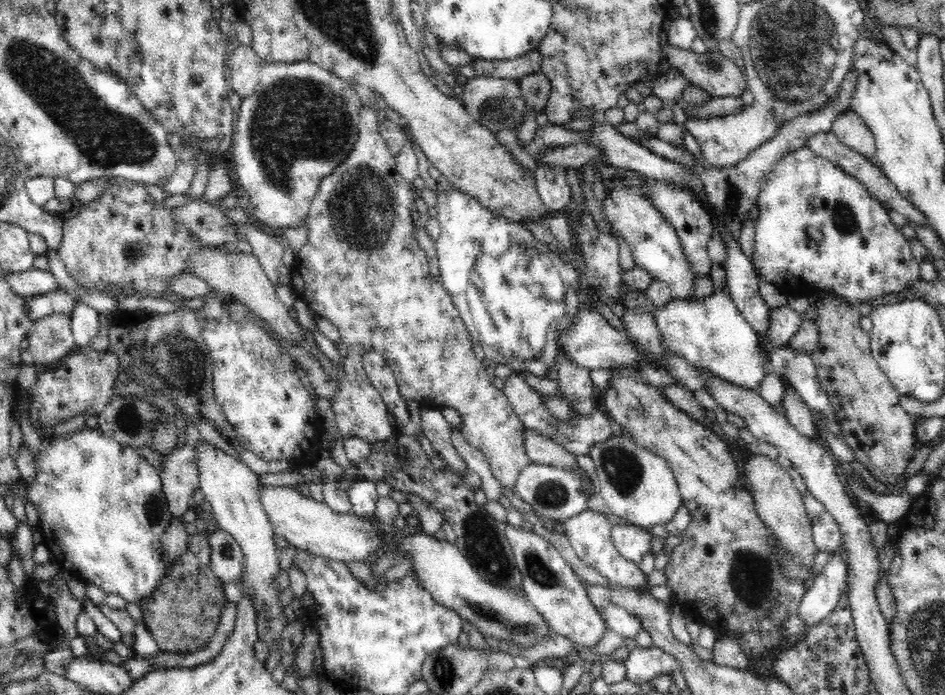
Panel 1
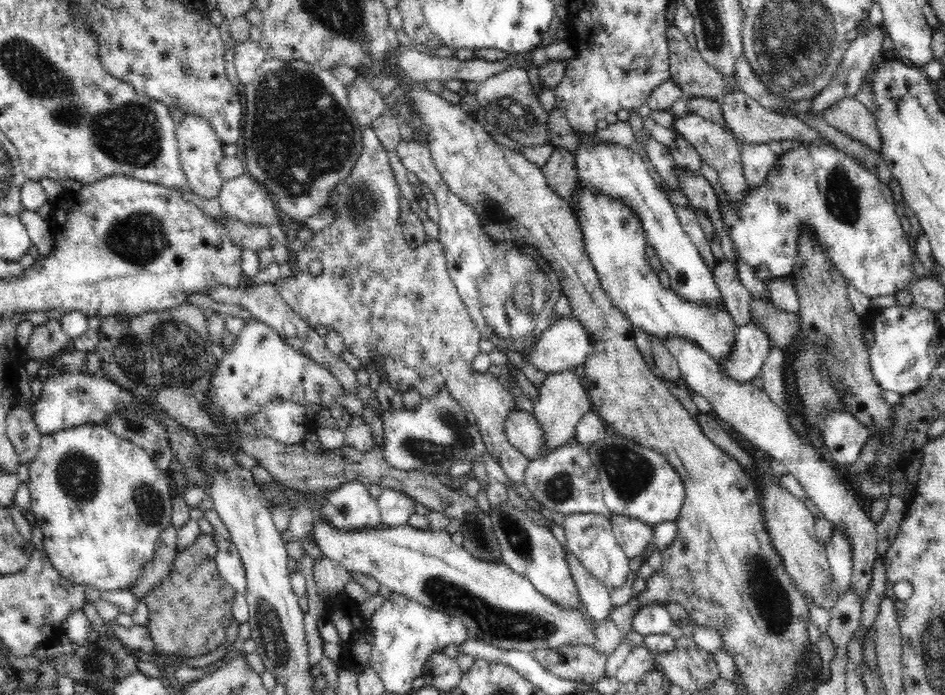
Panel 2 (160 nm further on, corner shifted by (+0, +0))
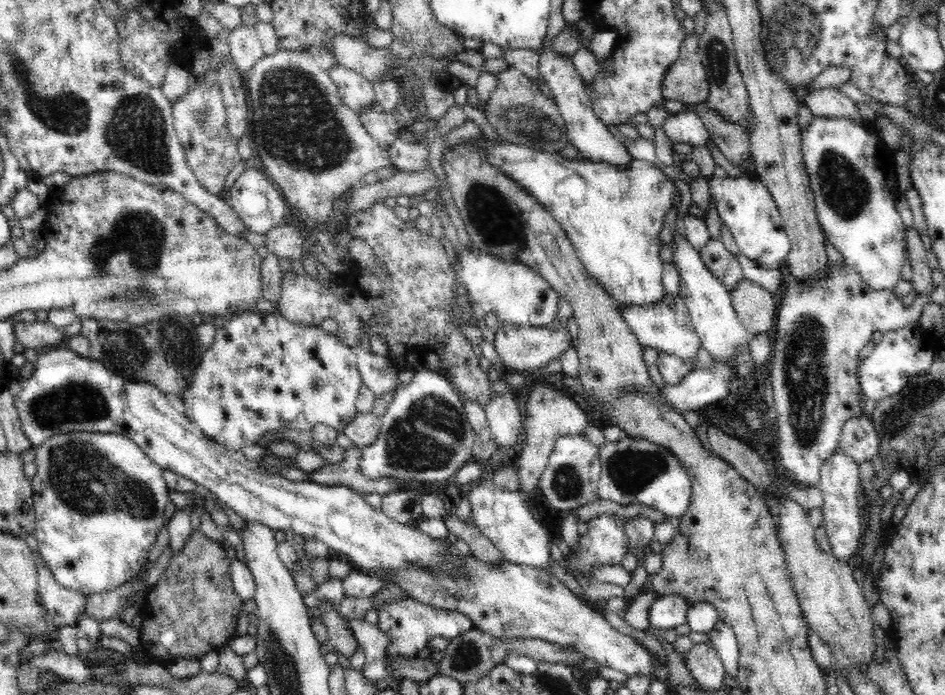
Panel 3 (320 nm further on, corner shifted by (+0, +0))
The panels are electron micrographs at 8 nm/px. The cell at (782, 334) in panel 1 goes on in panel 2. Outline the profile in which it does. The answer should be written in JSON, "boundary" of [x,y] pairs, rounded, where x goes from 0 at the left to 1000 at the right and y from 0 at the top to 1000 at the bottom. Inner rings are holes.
{"boundary":[[[793,462],[778,478],[778,498],[774,511],[761,524],[770,544],[781,550],[795,548],[805,534],[817,495],[810,472]]]}

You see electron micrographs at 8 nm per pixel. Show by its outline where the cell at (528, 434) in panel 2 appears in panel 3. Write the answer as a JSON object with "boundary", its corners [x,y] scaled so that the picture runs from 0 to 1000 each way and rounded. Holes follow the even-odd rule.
{"boundary":[[[540,564],[523,567],[523,574],[513,587],[513,596],[527,640],[539,646],[546,636],[552,637],[556,623],[550,607],[550,591],[544,568]]]}

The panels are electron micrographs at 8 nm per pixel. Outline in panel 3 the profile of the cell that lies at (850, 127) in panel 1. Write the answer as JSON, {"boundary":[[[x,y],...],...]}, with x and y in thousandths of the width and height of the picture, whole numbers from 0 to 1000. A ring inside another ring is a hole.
{"boundary":[[[870,127],[856,132],[851,138],[850,147],[856,154],[860,168],[868,170],[897,170],[907,178],[925,183],[924,177],[914,174],[914,168],[908,161],[906,147],[902,145],[894,134],[887,127]]]}

